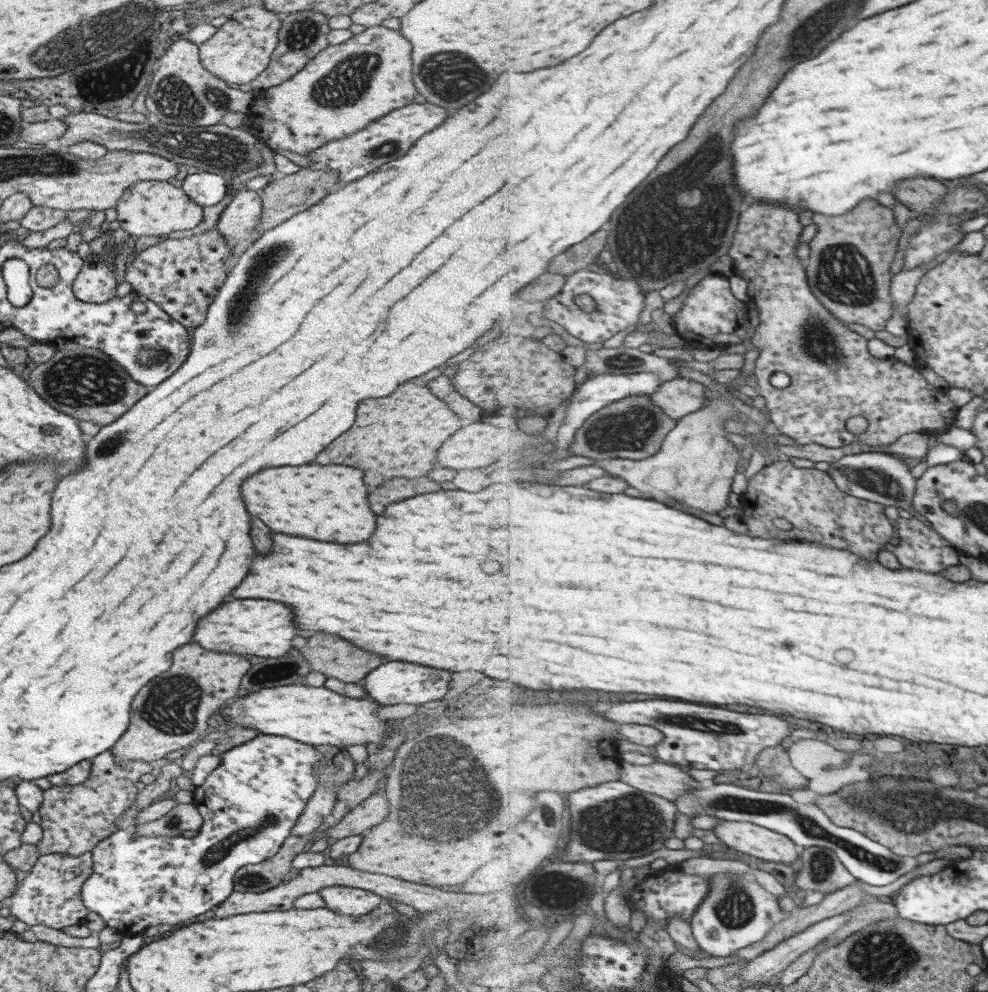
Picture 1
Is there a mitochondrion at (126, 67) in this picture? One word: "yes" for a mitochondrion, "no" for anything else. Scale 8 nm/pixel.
yes

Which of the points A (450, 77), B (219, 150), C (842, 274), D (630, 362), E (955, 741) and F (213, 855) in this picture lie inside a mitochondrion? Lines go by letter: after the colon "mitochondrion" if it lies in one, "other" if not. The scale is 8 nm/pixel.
A: mitochondrion
B: mitochondrion
C: mitochondrion
D: other
E: other
F: mitochondrion

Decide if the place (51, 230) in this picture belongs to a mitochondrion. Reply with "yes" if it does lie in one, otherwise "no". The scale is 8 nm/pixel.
no

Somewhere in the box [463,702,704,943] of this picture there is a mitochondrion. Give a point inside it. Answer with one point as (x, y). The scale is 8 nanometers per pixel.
(632, 824)

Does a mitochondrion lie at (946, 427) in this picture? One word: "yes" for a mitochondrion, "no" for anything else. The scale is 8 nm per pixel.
no

